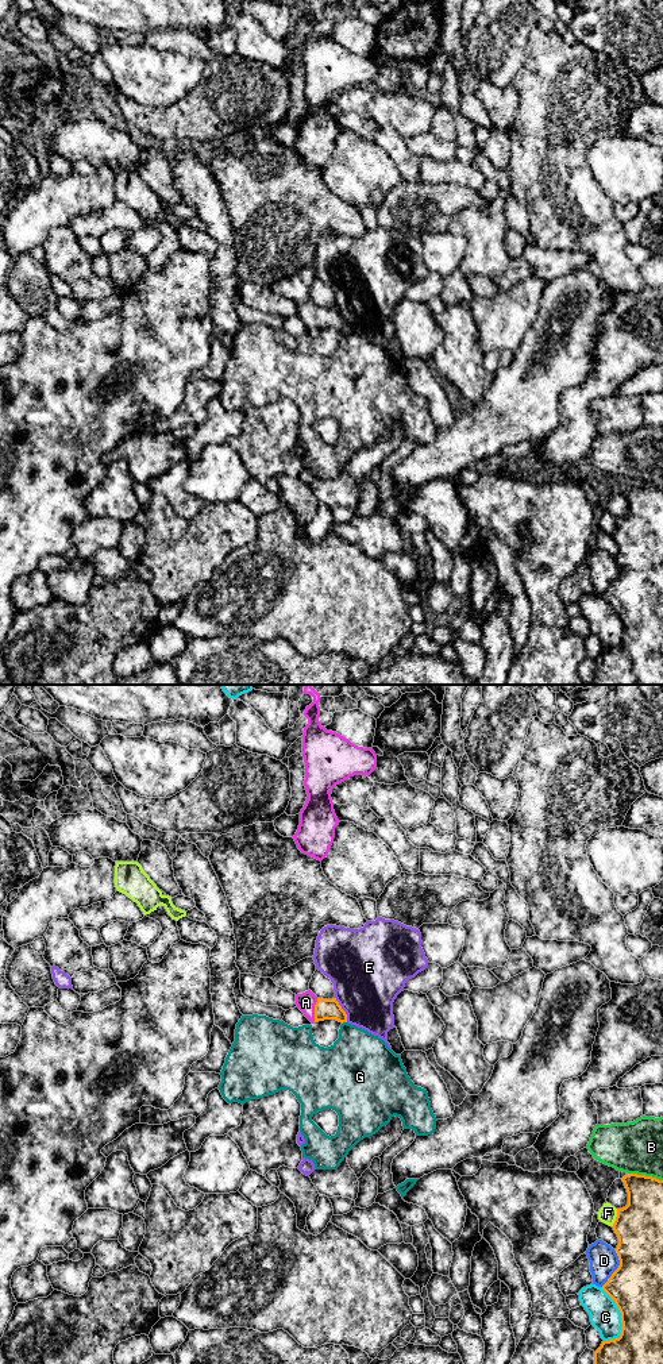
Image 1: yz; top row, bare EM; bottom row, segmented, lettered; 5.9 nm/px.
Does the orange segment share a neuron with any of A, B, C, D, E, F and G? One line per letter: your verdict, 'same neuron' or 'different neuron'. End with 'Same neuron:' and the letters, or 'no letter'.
A: same neuron
B: different neuron
C: different neuron
D: different neuron
E: different neuron
F: different neuron
G: different neuron
Same neuron: A

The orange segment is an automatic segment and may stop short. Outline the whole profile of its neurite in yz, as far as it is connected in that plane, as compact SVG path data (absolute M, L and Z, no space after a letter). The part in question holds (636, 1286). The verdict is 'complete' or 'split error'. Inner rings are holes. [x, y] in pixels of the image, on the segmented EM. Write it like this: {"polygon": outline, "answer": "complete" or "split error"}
{"polygon": "M629 1174L622 1178L628 1205L617 1209L613 1230L618 1237L614 1249L620 1265L602 1286L621 1313L622 1329L618 1338L602 1341L594 1352L594 1364L663 1364L663 1180Z", "answer": "complete"}

